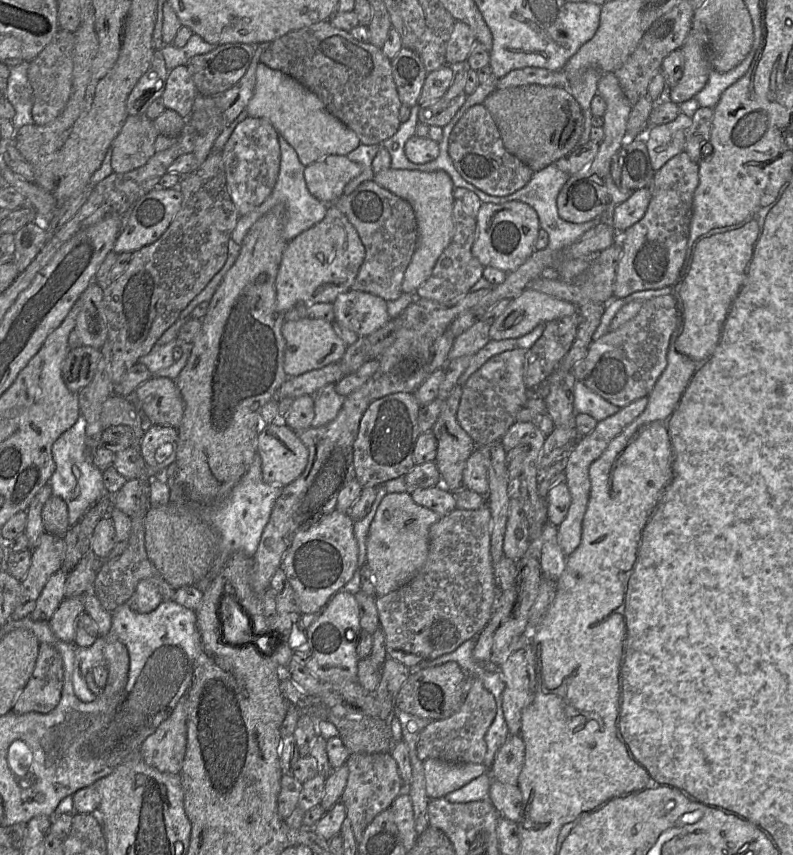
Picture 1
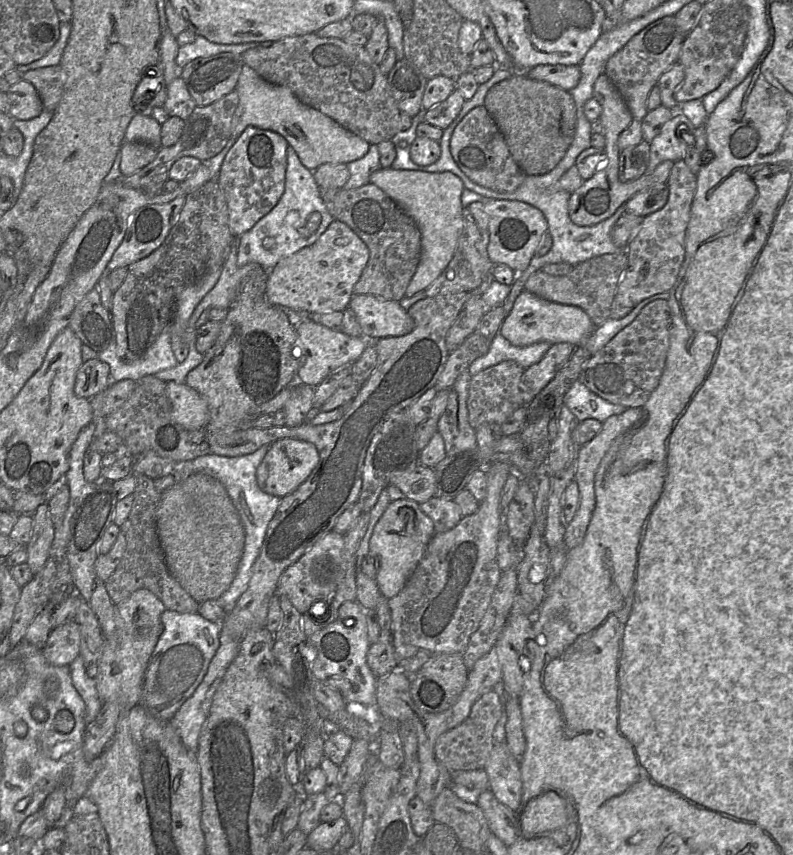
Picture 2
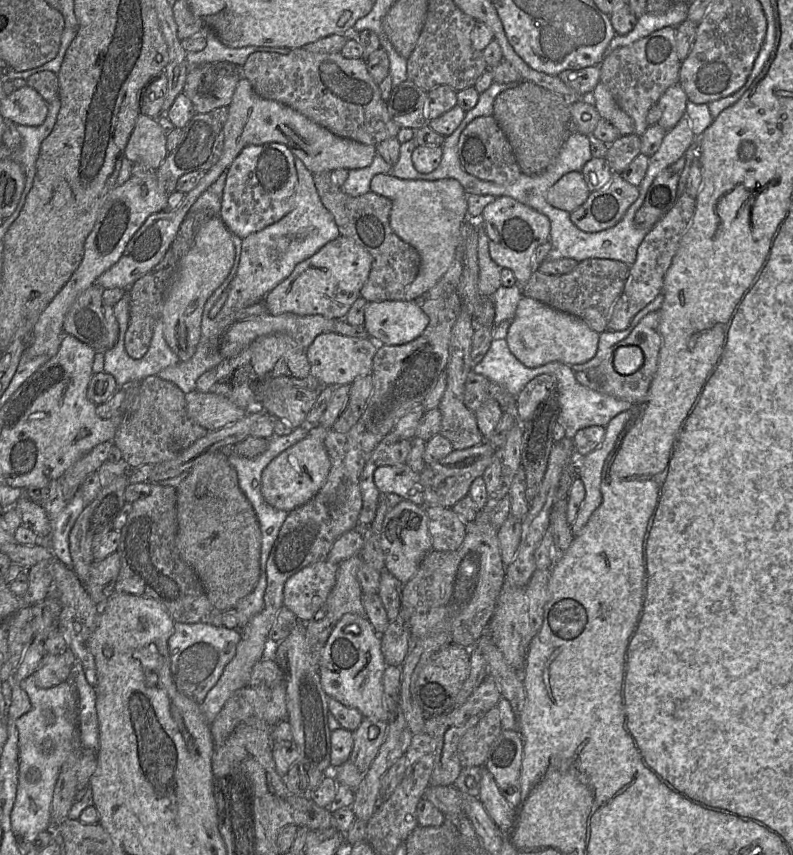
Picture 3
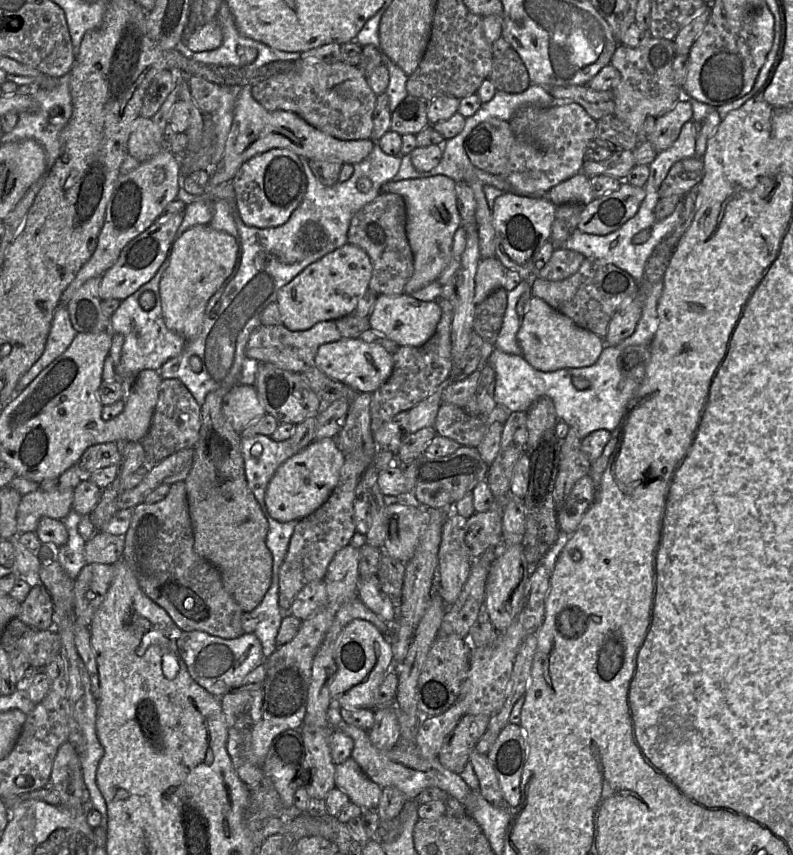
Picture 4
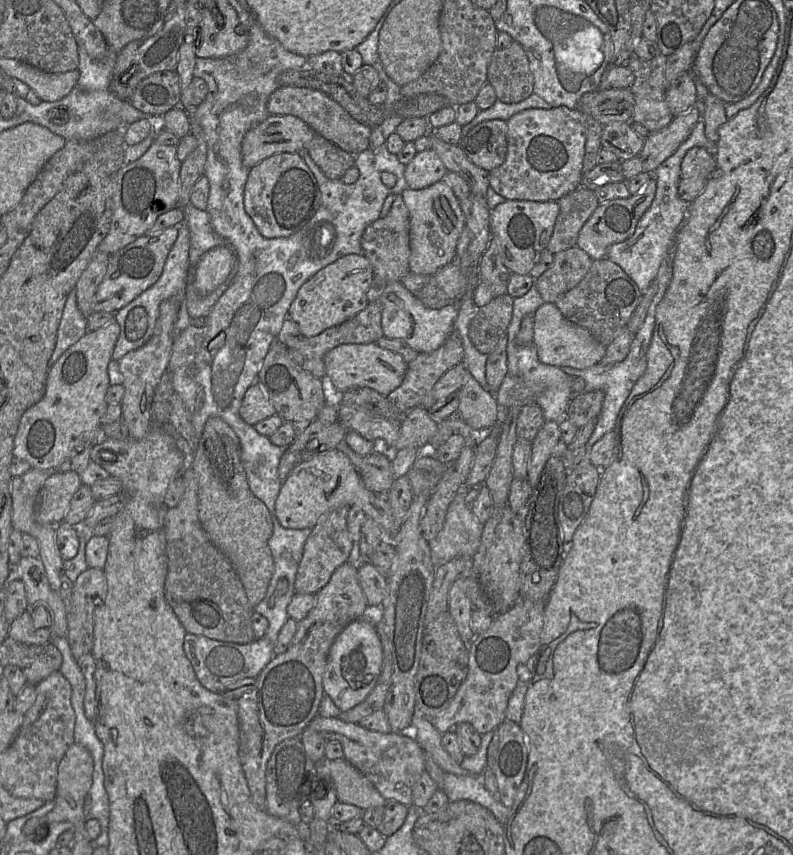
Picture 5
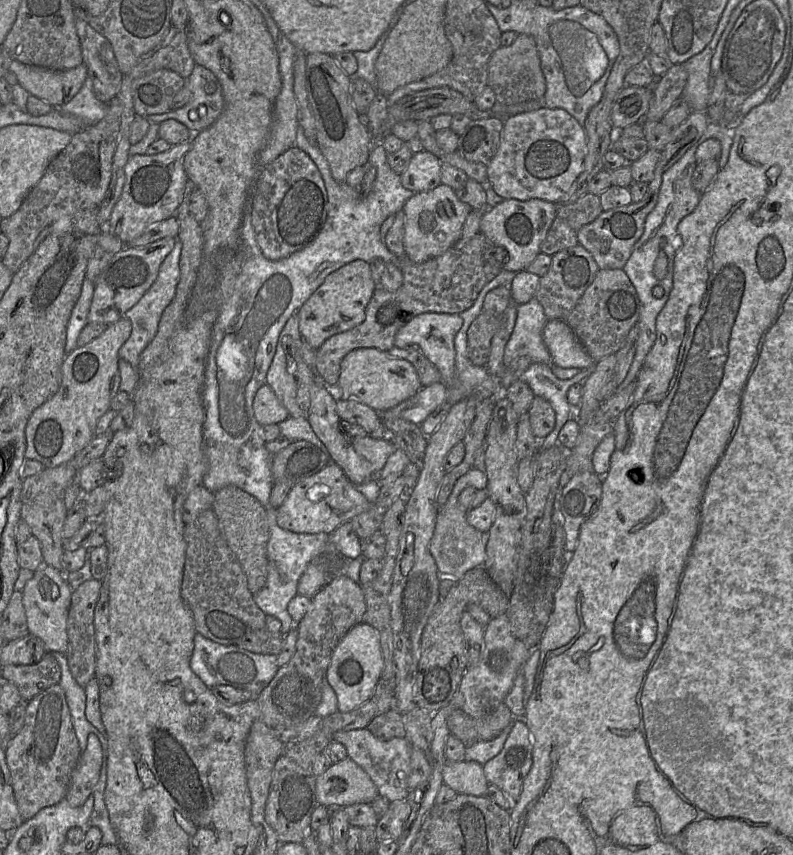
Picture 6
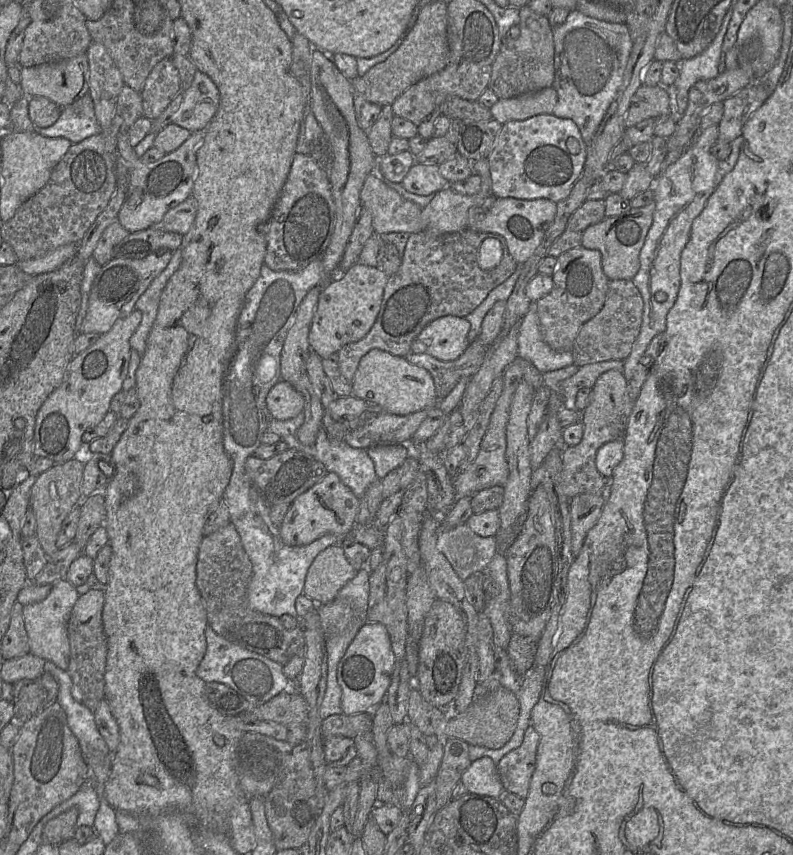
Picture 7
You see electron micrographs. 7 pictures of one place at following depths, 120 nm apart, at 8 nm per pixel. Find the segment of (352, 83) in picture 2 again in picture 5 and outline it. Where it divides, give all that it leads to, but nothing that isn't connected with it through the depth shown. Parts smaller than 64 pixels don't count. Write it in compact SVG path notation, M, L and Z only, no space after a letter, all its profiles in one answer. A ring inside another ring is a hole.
M282 86L269 97L267 109L271 115L292 115L303 120L316 134L334 143L351 155L369 147L371 128L355 120L338 102L321 91Z

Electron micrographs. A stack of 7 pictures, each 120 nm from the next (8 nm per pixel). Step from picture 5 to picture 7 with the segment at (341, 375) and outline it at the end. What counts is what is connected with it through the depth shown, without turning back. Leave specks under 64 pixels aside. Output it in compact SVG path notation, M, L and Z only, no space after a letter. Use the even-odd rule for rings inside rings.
M372 349L364 355L351 381L352 396L360 398L370 405L377 405L394 415L408 415L438 405L439 399L431 374L404 357Z

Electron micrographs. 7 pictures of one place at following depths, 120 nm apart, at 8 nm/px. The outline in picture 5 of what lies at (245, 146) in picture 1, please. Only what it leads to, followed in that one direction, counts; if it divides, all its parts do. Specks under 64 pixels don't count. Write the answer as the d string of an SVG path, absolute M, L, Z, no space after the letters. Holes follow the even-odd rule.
M299 153L275 154L249 170L244 208L265 238L289 237L297 233L315 215L320 204L318 183Z

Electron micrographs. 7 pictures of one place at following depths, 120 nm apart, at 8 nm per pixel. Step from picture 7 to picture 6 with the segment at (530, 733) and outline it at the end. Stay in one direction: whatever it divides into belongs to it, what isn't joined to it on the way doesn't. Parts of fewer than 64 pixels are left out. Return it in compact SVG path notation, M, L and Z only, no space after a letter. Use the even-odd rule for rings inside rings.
M514 719L500 753L483 765L488 784L496 785L514 802L532 766L532 738L523 719Z

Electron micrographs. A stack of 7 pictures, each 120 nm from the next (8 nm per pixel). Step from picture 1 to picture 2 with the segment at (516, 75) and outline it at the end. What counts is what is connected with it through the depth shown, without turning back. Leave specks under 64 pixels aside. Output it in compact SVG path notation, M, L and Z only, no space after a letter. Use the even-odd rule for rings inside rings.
M538 65L521 71L530 79L543 81L551 85L570 91L579 83L581 72L578 65Z

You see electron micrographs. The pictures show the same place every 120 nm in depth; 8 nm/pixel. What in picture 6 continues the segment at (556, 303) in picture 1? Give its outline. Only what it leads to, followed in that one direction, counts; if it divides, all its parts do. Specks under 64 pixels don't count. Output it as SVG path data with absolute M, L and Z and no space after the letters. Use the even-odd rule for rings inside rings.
M549 319L542 336L554 366L585 369L595 364L566 321Z

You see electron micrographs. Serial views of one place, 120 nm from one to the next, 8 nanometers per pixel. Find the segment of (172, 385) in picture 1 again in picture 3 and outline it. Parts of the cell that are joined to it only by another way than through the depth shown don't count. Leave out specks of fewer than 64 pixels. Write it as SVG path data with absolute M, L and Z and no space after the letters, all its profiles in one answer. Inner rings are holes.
M197 389L186 393L185 400L188 416L208 432L233 424L248 413L224 396Z

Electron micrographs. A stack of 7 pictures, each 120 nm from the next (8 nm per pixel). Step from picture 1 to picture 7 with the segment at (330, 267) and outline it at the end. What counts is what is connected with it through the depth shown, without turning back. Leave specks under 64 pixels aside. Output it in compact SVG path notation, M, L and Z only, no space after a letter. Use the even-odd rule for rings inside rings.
M356 263L343 274L332 278L322 289L309 331L309 345L311 351L321 359L329 358L339 352L347 344L364 338L373 327L380 310L384 288L389 277L377 267Z

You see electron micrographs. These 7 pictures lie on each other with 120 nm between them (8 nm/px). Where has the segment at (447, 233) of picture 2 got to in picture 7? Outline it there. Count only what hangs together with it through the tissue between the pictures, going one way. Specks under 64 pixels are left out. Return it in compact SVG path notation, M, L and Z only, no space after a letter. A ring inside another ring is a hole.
M487 159L473 162L473 173L481 178L481 190L474 195L463 195L450 186L436 192L422 208L422 220L430 232L452 233L463 230L468 224L468 211L492 195L491 175Z

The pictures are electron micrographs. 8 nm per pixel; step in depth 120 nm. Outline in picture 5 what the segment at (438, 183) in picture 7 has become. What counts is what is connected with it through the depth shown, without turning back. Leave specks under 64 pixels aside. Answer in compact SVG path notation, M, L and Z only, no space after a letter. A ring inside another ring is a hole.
M428 149L415 154L404 175L409 188L419 190L442 180L447 171L437 153Z

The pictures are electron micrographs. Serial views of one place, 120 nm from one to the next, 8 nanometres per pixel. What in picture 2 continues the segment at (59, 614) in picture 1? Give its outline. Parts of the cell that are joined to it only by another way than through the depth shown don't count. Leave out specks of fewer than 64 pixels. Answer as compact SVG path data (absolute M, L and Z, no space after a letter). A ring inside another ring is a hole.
M72 620L51 630L43 647L43 655L53 666L69 666L79 655L79 649L79 627Z

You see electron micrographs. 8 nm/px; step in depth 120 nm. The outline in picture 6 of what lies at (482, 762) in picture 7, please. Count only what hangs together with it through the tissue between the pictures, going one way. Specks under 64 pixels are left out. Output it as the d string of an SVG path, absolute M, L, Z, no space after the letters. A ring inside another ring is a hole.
M445 761L443 782L459 794L486 796L488 782L483 766L475 761Z

